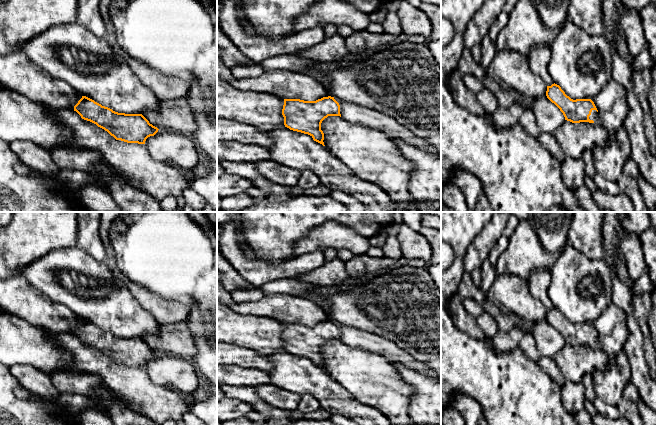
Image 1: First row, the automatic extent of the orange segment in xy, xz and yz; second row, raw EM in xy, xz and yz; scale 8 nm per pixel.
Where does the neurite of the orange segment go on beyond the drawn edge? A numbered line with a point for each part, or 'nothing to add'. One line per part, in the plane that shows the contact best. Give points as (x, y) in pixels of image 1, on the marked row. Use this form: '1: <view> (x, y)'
1: yz (594, 116)

